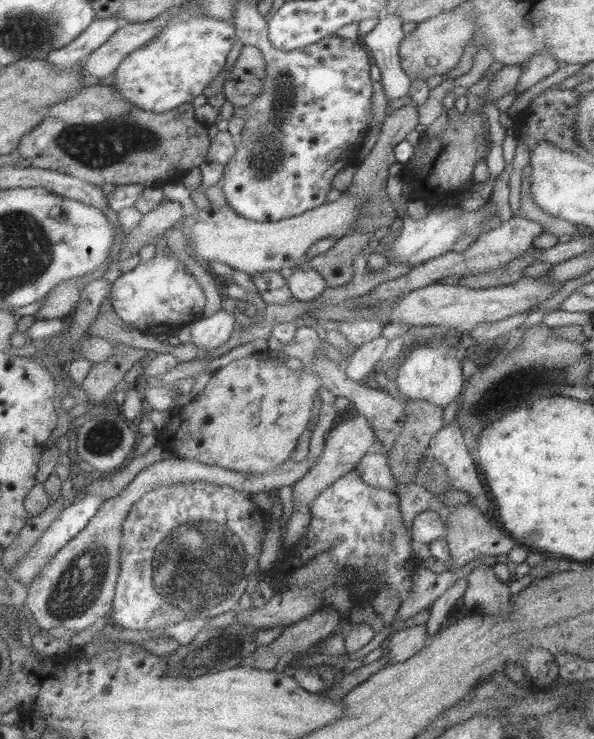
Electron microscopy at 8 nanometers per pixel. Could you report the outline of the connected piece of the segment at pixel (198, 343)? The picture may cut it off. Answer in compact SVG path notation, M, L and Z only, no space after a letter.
M221 308L209 317L195 319L191 323L191 342L197 348L197 356L217 348L229 339L235 319Z

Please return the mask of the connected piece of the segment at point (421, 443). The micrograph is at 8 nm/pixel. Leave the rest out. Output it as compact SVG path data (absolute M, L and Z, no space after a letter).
M411 401L403 405L403 412L406 415L405 421L401 424L397 436L384 452L388 459L388 466L392 477L401 484L413 485L415 481L415 470L417 470L417 458L428 449L428 443L432 437L442 428L442 410L440 407L429 405L424 401Z

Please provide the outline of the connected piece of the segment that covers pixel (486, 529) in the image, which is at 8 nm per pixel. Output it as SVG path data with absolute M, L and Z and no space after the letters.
M473 503L459 504L446 508L446 513L442 515L444 526L446 527L445 538L447 540L449 557L451 564L447 566L447 571L455 571L459 567L463 567L465 563L484 556L498 556L500 554L508 554L509 550L517 545L517 541L508 534L503 534L501 530L493 526L492 523L484 516L479 508Z

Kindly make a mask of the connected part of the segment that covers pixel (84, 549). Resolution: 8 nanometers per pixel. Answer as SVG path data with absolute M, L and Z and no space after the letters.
M317 457L305 458L294 462L287 458L283 464L275 466L261 474L237 472L217 466L207 466L202 462L169 458L159 460L141 469L129 484L112 498L105 499L95 515L80 530L57 550L49 564L31 580L27 587L25 611L31 621L45 634L79 632L93 624L97 618L107 615L111 610L114 590L119 574L119 551L121 551L121 527L124 517L131 506L143 494L158 486L171 486L179 482L205 481L217 485L227 485L239 492L249 494L267 492L271 488L290 487L301 478Z

